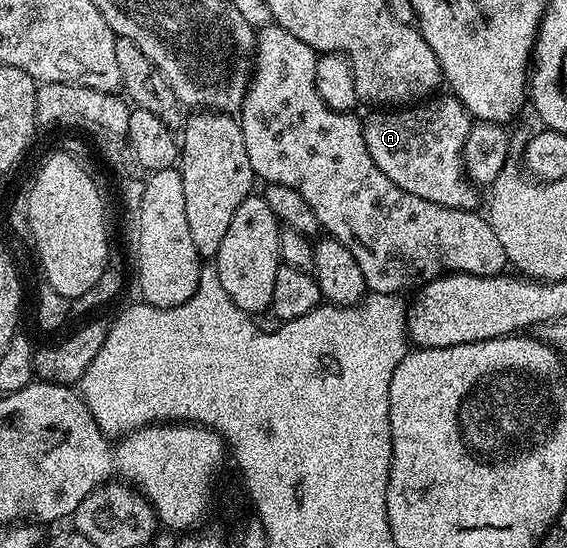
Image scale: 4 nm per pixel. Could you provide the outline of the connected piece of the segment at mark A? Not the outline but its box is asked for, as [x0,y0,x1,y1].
[362,94,479,210]

